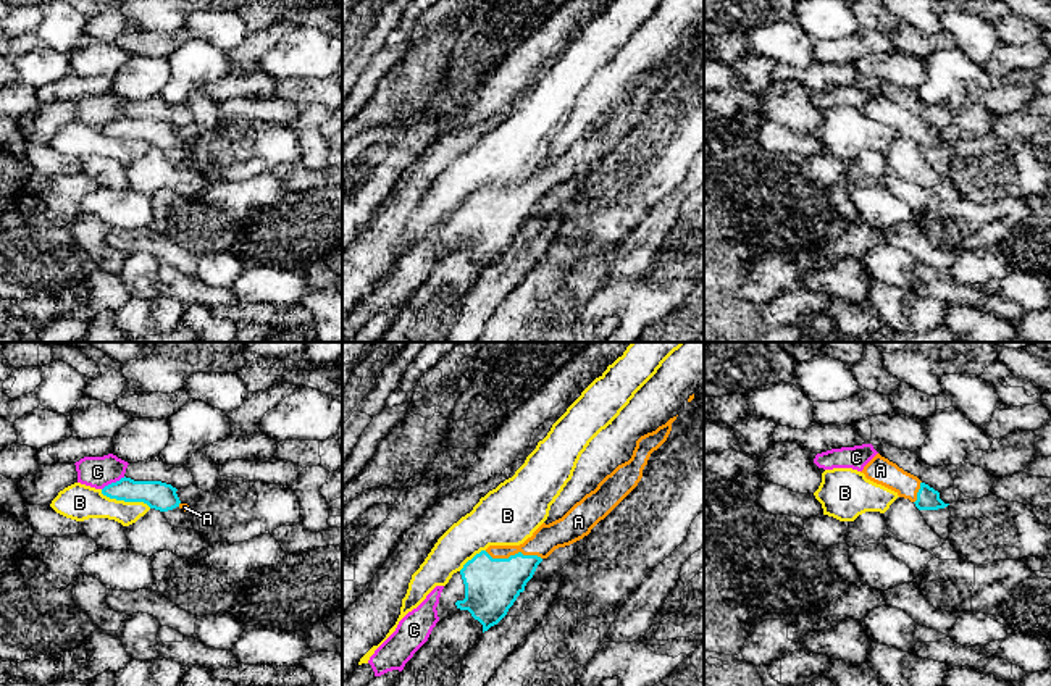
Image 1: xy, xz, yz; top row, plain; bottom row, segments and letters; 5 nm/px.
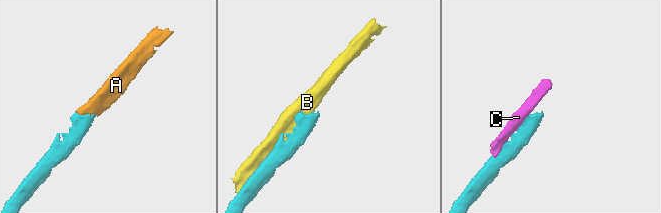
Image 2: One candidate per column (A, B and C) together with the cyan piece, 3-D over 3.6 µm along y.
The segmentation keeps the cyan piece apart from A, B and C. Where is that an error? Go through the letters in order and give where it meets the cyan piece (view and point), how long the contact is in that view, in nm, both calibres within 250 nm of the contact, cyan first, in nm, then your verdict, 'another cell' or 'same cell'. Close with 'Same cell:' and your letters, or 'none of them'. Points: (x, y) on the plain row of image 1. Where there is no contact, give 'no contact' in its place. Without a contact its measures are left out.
A: meets cyan in xz at (514, 194); contact 300 nm long; 280 nm thick on the cyan side, 140 nm on the other; same cell
B: meets cyan in xy at (125, 139); contact 280 nm long; 140 nm thick on the cyan side, 180 nm on the other; another cell
C: meets cyan in xy at (113, 121); contact 140 nm long; 140 nm thick on the cyan side, 160 nm on the other; another cell
Same cell: A

